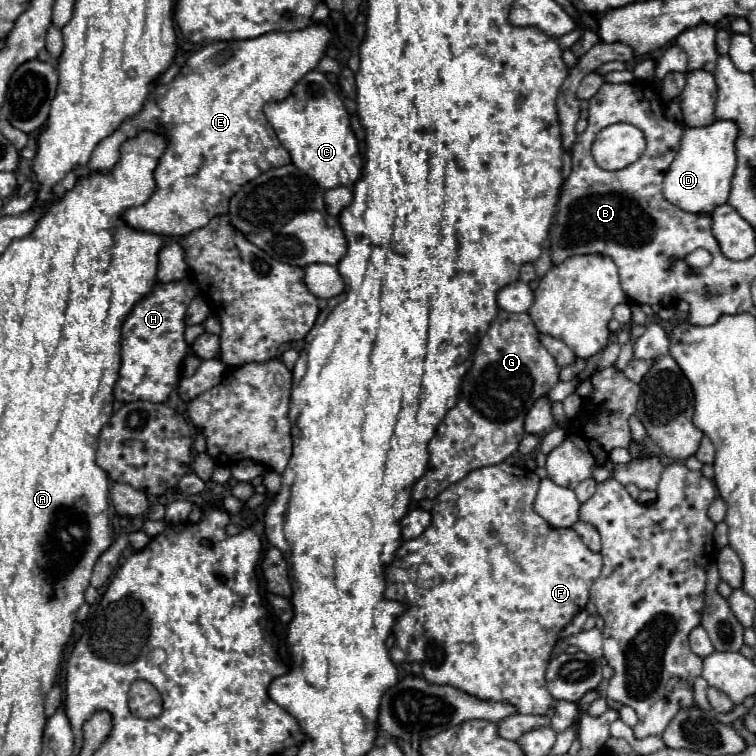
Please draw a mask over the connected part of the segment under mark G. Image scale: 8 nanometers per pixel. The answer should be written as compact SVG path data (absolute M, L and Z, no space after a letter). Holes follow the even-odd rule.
M500 311L488 333L480 339L474 363L464 377L456 407L452 407L432 437L430 463L424 477L412 487L412 499L436 499L448 485L464 479L470 471L502 463L518 449L524 437L524 417L536 399L544 397L558 383L560 367L538 341L538 331L528 313ZM502 425L504 439L494 437ZM494 441L502 441L496 445Z

